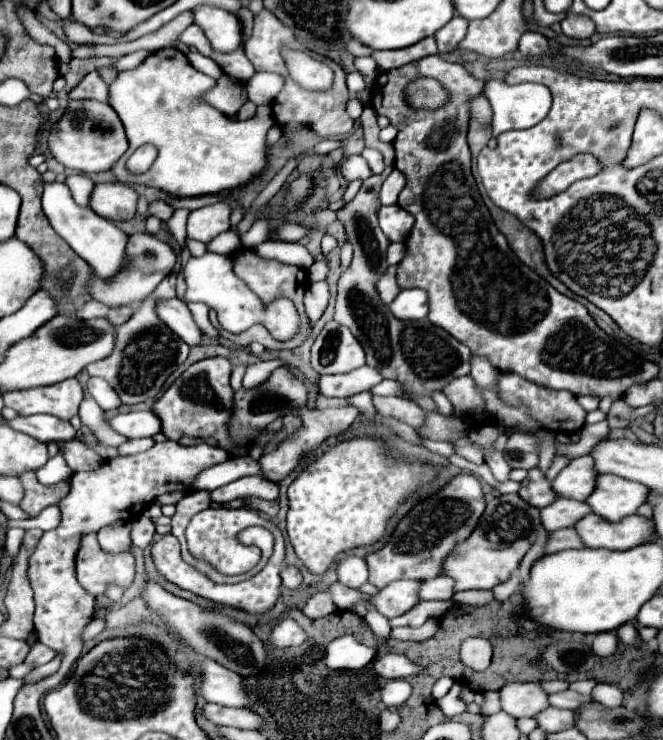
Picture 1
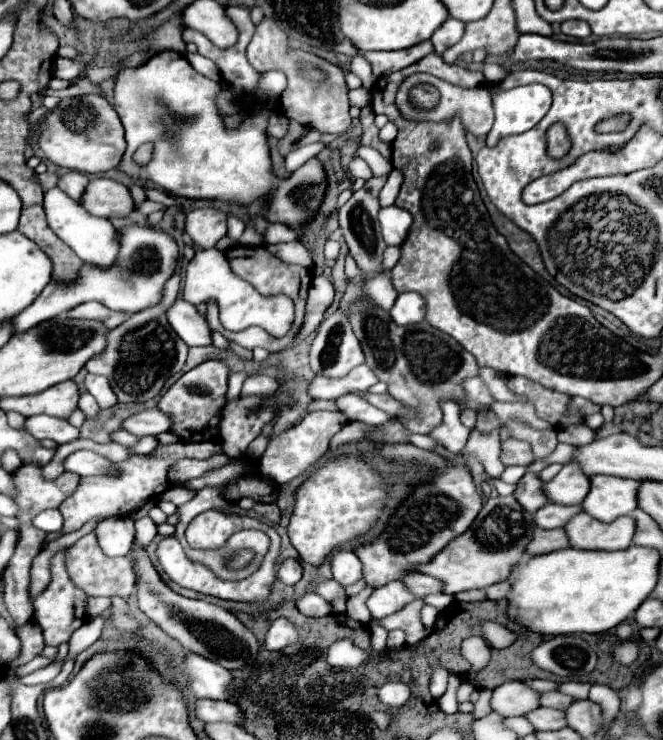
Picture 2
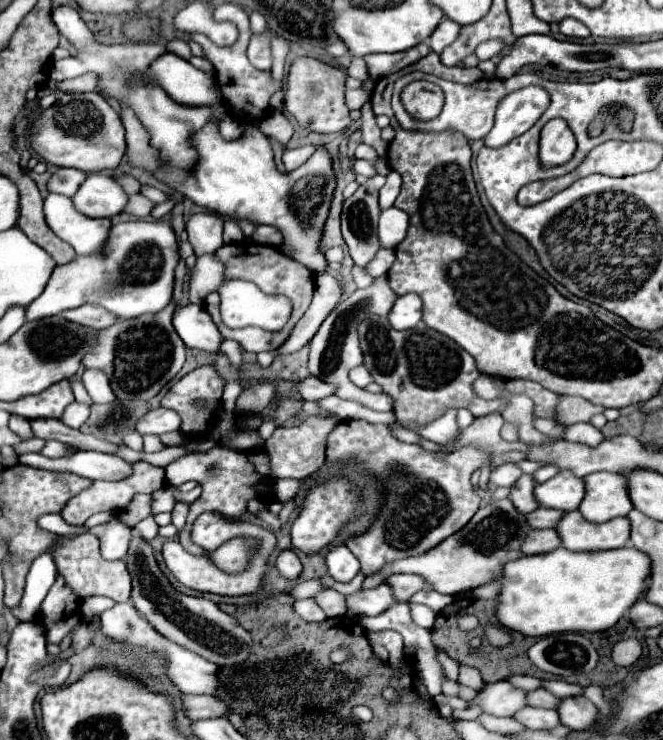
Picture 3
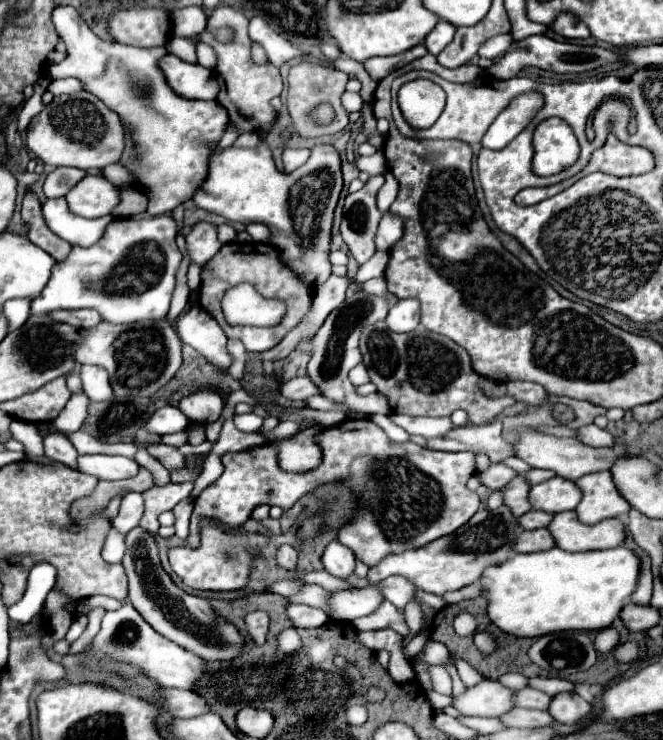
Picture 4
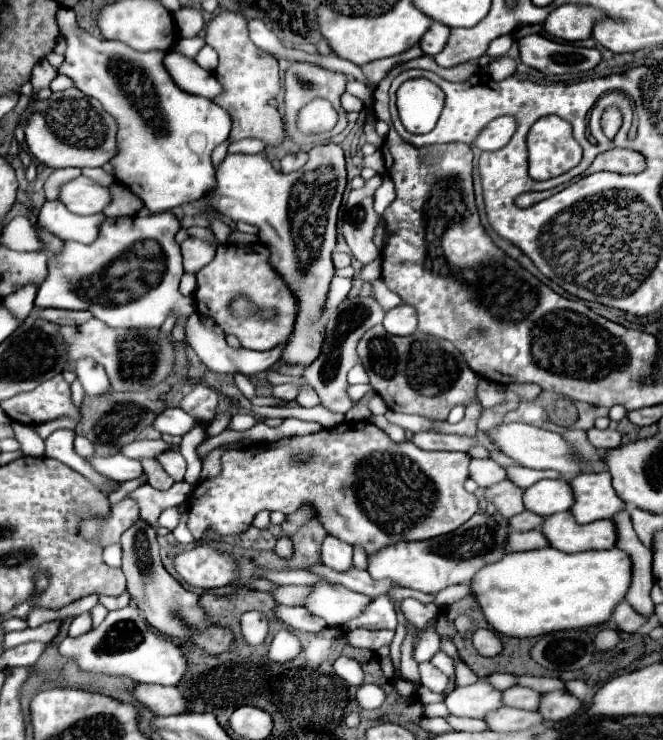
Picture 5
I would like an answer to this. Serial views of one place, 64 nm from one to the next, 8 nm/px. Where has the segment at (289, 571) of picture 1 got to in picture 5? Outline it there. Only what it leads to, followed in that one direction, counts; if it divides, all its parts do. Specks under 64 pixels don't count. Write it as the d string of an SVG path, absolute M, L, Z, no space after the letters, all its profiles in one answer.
M282 534L282 536L278 538L278 544L276 544L274 552L276 552L280 558L284 558L284 560L290 560L290 558L292 558L294 548L292 548L292 542L290 542L290 538L288 538L286 534Z

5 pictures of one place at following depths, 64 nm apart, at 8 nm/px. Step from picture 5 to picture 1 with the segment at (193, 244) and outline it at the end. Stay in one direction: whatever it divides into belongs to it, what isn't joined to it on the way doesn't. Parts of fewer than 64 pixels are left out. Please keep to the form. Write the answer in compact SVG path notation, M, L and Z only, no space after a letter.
M226 202L192 210L188 216L188 238L208 244L220 232L230 230L232 206Z

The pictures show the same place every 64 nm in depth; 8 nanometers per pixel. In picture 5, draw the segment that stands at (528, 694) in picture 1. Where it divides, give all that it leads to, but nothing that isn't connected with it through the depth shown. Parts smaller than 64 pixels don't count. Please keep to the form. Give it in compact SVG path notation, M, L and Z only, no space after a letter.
M478 680L472 686L462 686L446 696L446 706L454 716L484 718L488 712L502 708L502 690L496 690L486 680Z

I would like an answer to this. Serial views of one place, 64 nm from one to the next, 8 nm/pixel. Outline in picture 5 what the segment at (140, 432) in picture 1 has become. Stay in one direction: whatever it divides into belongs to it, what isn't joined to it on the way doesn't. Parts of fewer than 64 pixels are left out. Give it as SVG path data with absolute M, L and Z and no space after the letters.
M166 408L158 418L154 420L154 430L162 434L186 434L194 424L198 424L190 414L186 414L180 408Z

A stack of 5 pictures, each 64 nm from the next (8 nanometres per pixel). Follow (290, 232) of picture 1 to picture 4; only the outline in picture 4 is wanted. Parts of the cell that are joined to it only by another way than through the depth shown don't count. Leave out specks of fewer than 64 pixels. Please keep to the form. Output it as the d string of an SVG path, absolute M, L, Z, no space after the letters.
M248 224L246 230L254 242L270 242L270 230L264 224Z

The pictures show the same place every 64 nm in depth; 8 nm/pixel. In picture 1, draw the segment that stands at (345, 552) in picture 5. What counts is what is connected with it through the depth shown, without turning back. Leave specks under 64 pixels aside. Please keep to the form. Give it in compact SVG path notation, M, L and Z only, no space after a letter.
M346 556L338 564L338 580L354 590L360 590L362 584L368 582L368 566L362 558L356 556Z

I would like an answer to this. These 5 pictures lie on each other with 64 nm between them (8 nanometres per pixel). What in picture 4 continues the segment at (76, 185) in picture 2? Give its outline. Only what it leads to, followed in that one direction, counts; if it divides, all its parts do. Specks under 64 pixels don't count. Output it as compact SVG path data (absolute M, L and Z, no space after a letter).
M56 168L46 176L44 182L44 194L48 198L60 198L70 192L72 186L76 186L86 176L84 170L78 168Z

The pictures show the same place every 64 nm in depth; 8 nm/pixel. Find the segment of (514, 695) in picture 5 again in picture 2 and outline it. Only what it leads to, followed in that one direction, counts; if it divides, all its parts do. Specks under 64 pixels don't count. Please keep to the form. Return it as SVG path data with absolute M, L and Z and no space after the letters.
M546 692L542 694L542 706L550 706L550 708L558 708L558 710L566 710L570 704L574 704L576 698L562 694L562 692Z

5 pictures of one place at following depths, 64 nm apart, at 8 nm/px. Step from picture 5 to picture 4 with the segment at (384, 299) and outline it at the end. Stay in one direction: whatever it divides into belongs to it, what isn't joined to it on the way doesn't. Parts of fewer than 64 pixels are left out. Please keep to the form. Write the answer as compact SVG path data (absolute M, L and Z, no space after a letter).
M384 278L368 280L368 282L364 282L364 284L362 284L362 288L364 288L366 292L370 292L370 294L386 294L386 296L390 298L390 302L392 302L392 304L398 300L394 294L390 294L390 292L388 292L388 288L386 288L386 280L384 280Z

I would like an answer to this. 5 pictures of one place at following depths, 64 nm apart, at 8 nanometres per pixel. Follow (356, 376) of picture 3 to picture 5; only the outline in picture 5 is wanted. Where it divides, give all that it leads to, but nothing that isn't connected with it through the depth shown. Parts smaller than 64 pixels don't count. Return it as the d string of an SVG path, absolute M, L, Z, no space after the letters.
M356 364L347 375L349 384L368 384L369 376L364 372L364 368L360 364Z

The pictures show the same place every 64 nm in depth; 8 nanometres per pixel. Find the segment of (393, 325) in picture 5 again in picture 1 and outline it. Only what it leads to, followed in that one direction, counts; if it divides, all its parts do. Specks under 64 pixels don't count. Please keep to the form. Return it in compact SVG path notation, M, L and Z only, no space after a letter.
M406 288L394 298L390 310L402 320L422 320L428 316L428 294L422 288Z

